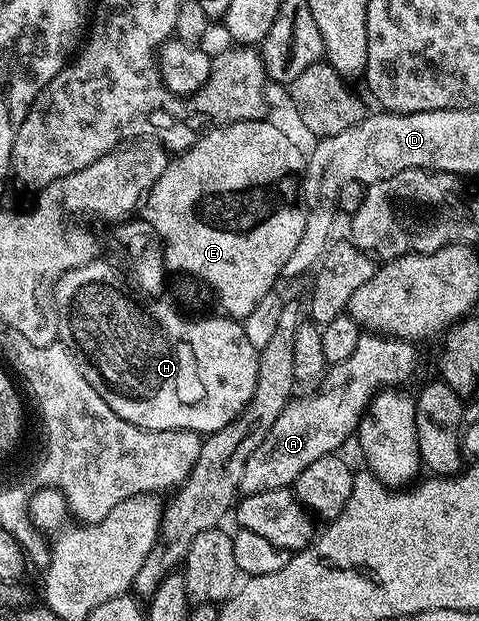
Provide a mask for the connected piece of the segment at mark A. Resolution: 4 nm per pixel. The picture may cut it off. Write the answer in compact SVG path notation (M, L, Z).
M365 332L354 355L350 355L350 359L342 359L342 363L331 366L323 374L324 386L317 393L309 397L297 396L288 402L282 415L274 419L270 435L266 435L266 439L258 443L258 451L246 459L240 493L247 495L295 486L298 475L302 475L302 471L306 471L314 459L336 453L339 445L346 444L348 437L350 441L355 434L362 415L379 390L403 386L403 381L411 379L416 369L416 348L413 342L400 337Z

